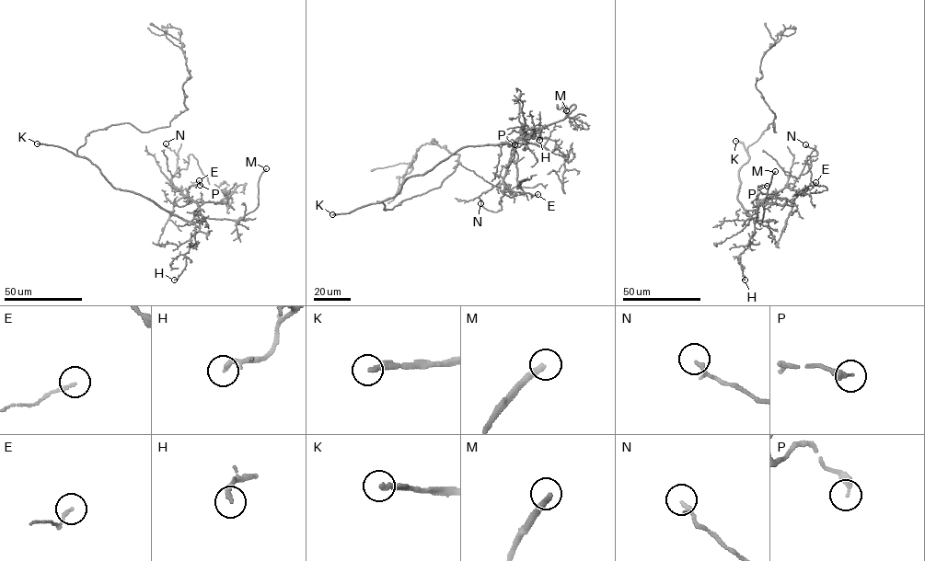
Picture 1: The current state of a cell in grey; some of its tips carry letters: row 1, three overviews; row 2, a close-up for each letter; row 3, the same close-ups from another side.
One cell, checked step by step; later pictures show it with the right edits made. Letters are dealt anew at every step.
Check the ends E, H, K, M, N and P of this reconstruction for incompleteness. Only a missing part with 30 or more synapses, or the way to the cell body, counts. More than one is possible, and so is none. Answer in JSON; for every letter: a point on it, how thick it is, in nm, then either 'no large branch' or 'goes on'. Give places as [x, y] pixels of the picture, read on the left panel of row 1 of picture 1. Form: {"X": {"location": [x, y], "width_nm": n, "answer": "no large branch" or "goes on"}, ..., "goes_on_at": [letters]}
{"E": {"location": [199, 180], "width_nm": 140, "answer": "no large branch"}, "H": {"location": [174, 280], "width_nm": 240, "answer": "no large branch"}, "K": {"location": [37, 143], "width_nm": 240, "answer": "goes on"}, "M": {"location": [266, 168], "width_nm": 260, "answer": "goes on"}, "N": {"location": [166, 143], "width_nm": 180, "answer": "no large branch"}, "P": {"location": [200, 185], "width_nm": 240, "answer": "no large branch"}, "goes_on_at": ["K", "M"]}

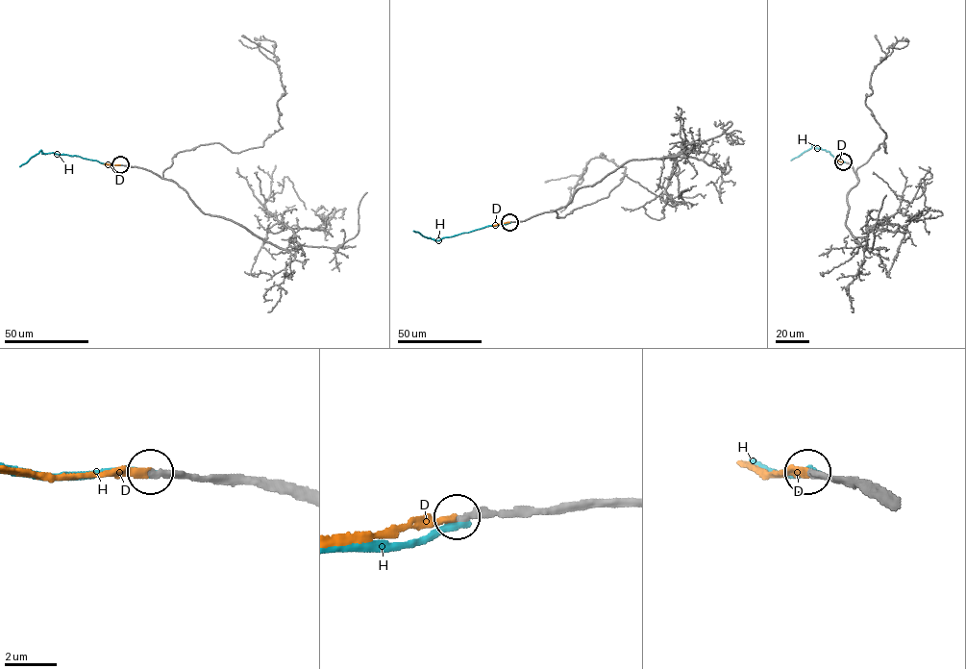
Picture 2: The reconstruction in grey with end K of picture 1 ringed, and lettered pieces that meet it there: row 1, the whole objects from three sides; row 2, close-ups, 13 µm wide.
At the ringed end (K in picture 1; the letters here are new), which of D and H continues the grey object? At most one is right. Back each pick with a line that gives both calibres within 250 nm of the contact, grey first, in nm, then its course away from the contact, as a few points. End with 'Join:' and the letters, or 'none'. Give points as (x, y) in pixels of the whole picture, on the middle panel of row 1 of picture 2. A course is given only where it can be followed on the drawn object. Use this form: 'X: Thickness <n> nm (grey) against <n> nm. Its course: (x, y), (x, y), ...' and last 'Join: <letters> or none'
D: Thickness 260 nm (grey) against 280 nm. Its course: (509, 222), (493, 225)
Join: D

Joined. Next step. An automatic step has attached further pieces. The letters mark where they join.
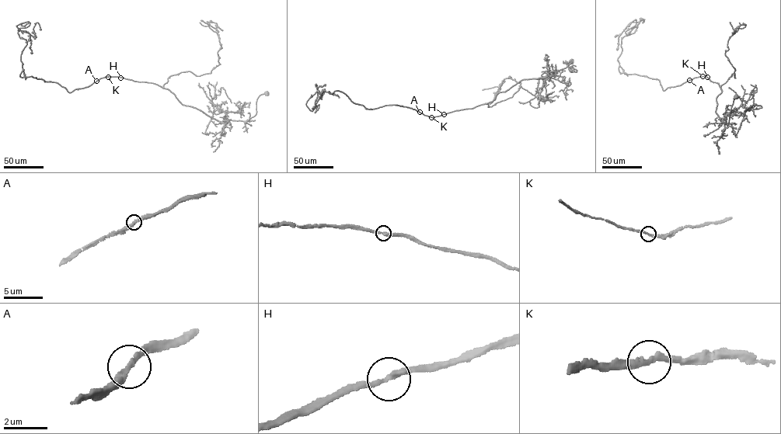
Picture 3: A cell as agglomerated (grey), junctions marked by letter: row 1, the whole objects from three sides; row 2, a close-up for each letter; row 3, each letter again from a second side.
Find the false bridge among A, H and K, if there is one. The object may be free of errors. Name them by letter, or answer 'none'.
none

